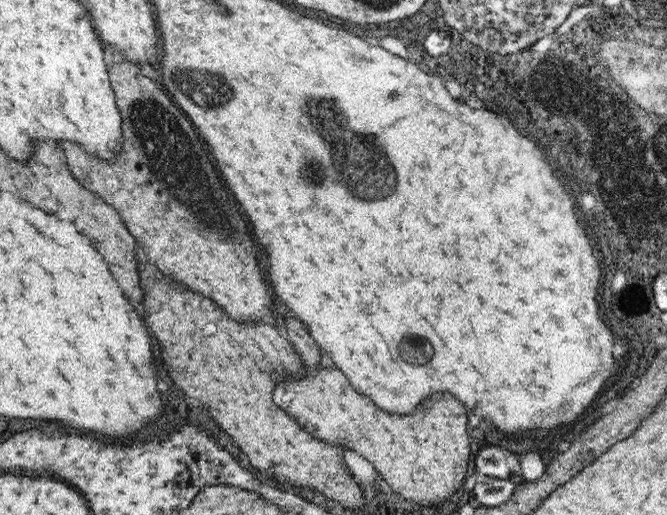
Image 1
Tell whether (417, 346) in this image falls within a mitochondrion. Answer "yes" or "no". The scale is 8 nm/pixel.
yes

